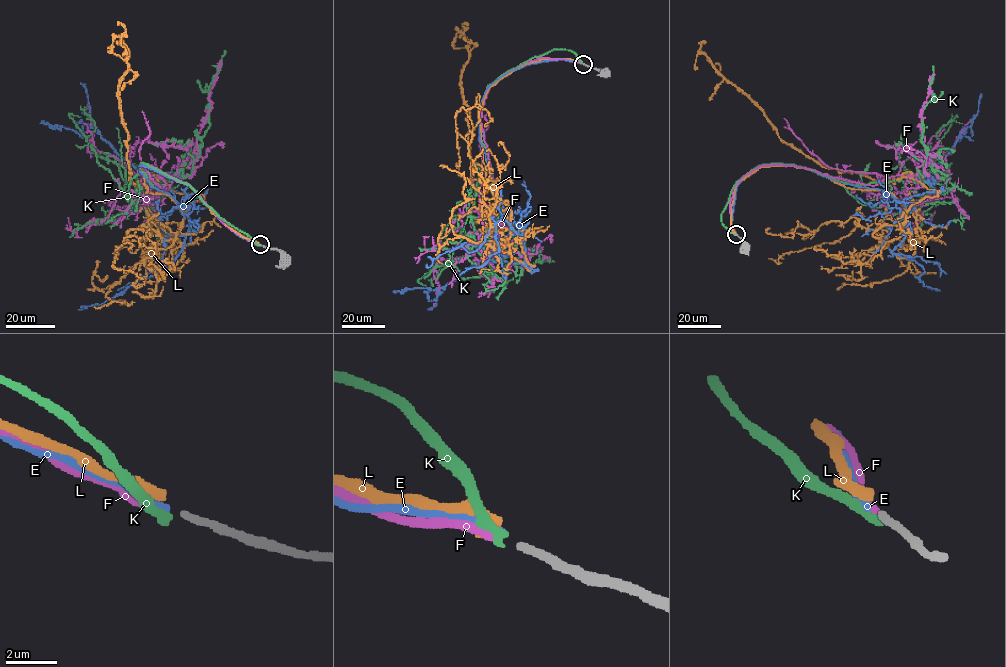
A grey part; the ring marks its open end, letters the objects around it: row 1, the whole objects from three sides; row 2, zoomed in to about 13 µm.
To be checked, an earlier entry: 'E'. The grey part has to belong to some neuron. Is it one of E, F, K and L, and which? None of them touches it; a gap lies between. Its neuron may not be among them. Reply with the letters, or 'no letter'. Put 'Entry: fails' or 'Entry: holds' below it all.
F
Entry: fails

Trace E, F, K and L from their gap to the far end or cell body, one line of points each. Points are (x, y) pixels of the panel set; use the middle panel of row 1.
E: (582, 63), (510, 71), (479, 108), (488, 170), (525, 235), (526, 267), (488, 255), (446, 285), (393, 291)
F: (582, 63), (538, 58), (489, 88), (481, 122), (501, 208), (491, 234), (480, 216), (481, 112)
K: (582, 63), (570, 50), (534, 57), (490, 84), (481, 107), (500, 212), (492, 240), (552, 261)
L: (582, 63), (522, 65), (483, 101), (485, 185), (535, 265), (529, 270), (471, 199), (464, 23)

